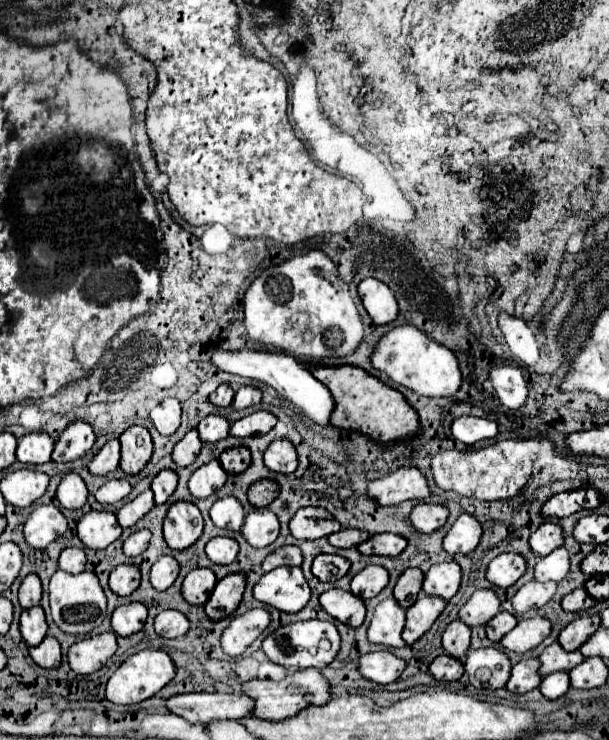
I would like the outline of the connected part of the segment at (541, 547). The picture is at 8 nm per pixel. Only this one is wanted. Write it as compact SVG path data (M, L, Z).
M546 520L546 524L540 524L540 528L530 536L530 546L536 556L548 556L552 550L562 546L562 528L554 520Z

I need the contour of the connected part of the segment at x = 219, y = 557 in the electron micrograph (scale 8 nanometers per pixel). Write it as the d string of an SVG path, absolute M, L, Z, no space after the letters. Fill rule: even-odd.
M216 536L206 544L206 554L216 564L230 564L238 554L238 542L228 536Z

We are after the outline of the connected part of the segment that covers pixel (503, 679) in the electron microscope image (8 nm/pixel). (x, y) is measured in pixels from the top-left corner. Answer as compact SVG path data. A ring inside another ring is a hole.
M478 648L466 658L466 674L474 688L504 688L510 678L510 658L498 648Z

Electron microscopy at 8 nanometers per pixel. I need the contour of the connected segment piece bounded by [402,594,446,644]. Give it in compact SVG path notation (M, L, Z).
M420 596L416 604L412 604L406 610L406 628L402 632L402 638L406 644L414 644L424 632L430 630L434 620L440 616L444 610L446 600L436 598L436 596Z

